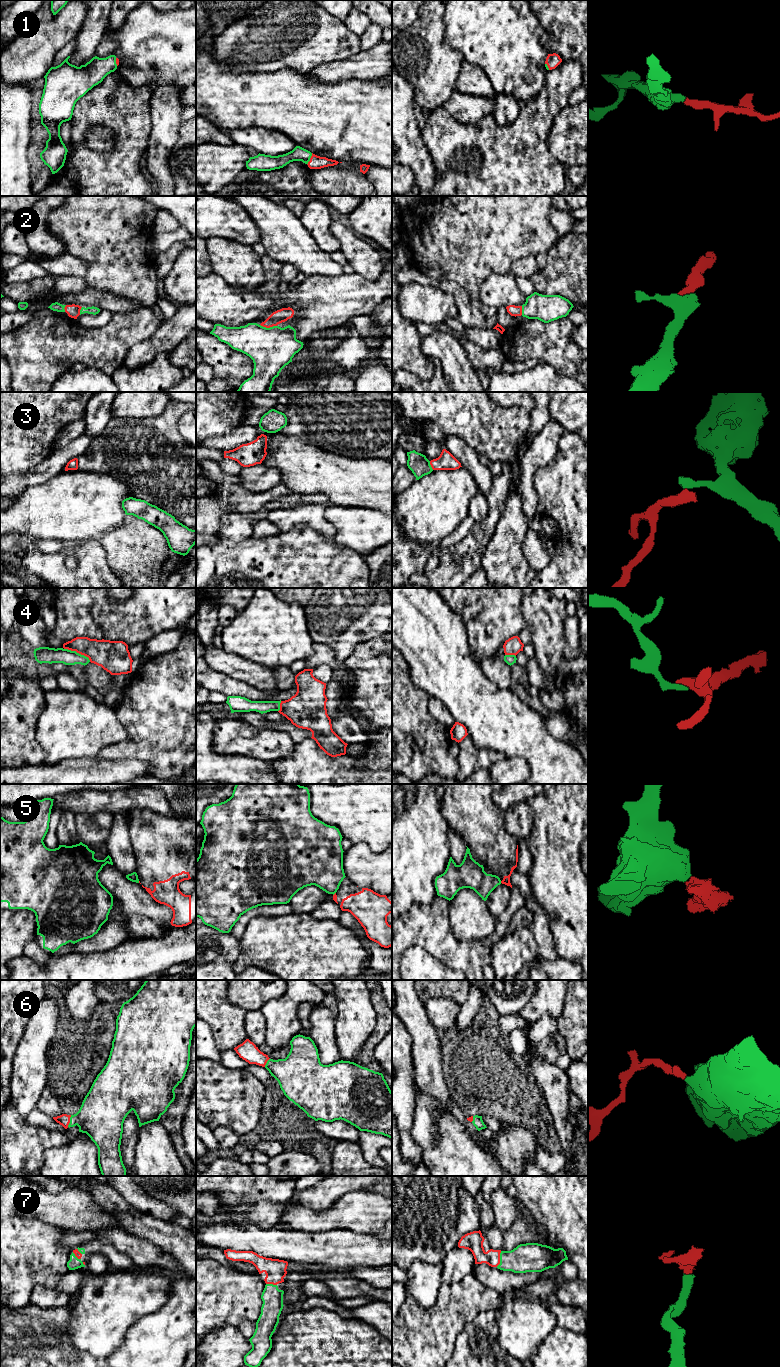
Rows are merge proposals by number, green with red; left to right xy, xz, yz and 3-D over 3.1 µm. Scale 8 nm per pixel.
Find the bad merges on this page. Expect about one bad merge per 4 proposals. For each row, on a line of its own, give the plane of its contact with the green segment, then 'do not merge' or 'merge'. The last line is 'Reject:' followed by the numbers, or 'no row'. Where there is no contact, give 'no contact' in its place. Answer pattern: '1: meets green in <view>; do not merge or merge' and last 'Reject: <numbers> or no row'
1: meets green in xz; merge
2: meets green in xz; merge
3: meets green in yz; do not merge
4: meets green in xy; do not merge
5: meets green in xz; do not merge
6: meets green in xy; merge
7: meets green in yz; merge
Reject: 3, 4, 5

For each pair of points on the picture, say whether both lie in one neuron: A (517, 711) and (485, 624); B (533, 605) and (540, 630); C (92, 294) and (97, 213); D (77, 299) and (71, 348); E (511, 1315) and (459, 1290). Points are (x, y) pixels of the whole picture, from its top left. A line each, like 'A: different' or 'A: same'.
A: different
B: same
C: different
D: different
E: different

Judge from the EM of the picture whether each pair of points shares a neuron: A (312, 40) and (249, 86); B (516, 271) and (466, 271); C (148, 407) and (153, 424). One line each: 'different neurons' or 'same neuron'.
A: different neurons
B: different neurons
C: different neurons

